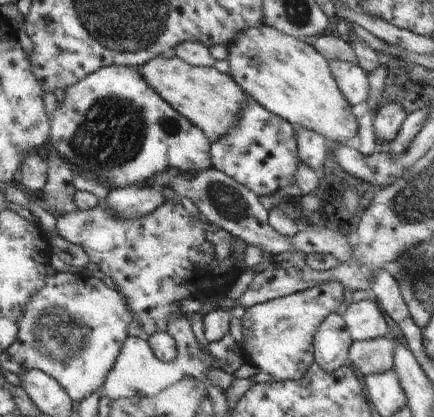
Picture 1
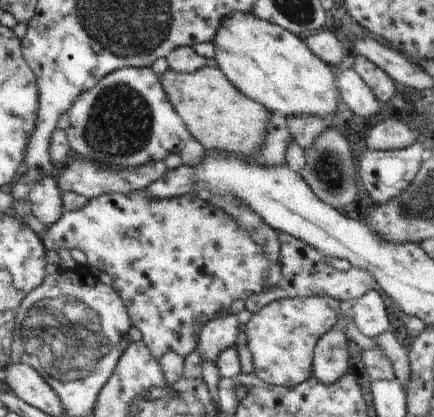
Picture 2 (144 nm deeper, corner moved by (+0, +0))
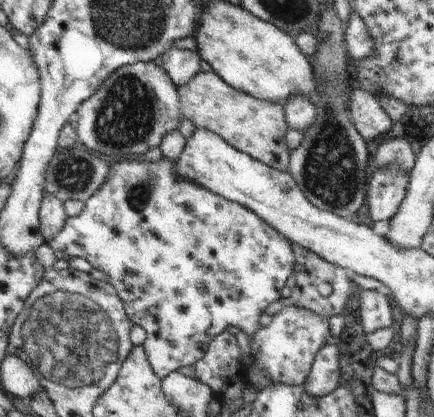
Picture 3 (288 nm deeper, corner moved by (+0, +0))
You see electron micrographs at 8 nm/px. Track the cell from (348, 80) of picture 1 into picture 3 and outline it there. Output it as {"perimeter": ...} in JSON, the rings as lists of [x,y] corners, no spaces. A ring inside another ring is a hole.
{"perimeter":[[[351,86],[347,106],[349,106],[351,122],[365,142],[391,128],[391,118],[379,106],[377,98],[373,94],[369,94],[367,90]]]}

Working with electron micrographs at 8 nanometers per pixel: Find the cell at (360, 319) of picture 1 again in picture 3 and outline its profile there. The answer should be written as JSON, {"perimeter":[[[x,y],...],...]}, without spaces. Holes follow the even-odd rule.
{"perimeter":[[[359,290],[359,324],[365,336],[373,334],[375,330],[391,328],[391,310],[387,296],[375,290]]]}

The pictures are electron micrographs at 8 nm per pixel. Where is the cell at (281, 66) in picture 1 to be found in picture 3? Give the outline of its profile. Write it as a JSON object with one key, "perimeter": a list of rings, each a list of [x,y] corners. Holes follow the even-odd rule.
{"perimeter":[[[225,2],[209,4],[203,10],[193,40],[197,42],[201,60],[205,60],[223,82],[257,100],[285,106],[291,98],[309,98],[317,92],[313,66],[297,48],[295,40],[241,6]]]}

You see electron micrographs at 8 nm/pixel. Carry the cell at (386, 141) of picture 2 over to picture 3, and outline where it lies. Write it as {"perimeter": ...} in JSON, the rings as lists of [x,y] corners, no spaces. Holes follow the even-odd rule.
{"perimeter":[[[387,138],[377,144],[373,162],[377,168],[383,168],[385,164],[397,164],[399,168],[411,172],[411,168],[415,166],[413,146],[405,138]]]}

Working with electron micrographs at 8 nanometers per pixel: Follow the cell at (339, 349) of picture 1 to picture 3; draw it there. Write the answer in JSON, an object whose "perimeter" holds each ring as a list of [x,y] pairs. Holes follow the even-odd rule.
{"perimeter":[[[325,344],[315,354],[303,388],[309,396],[315,396],[315,398],[327,396],[339,386],[339,374],[341,374],[339,348]]]}

